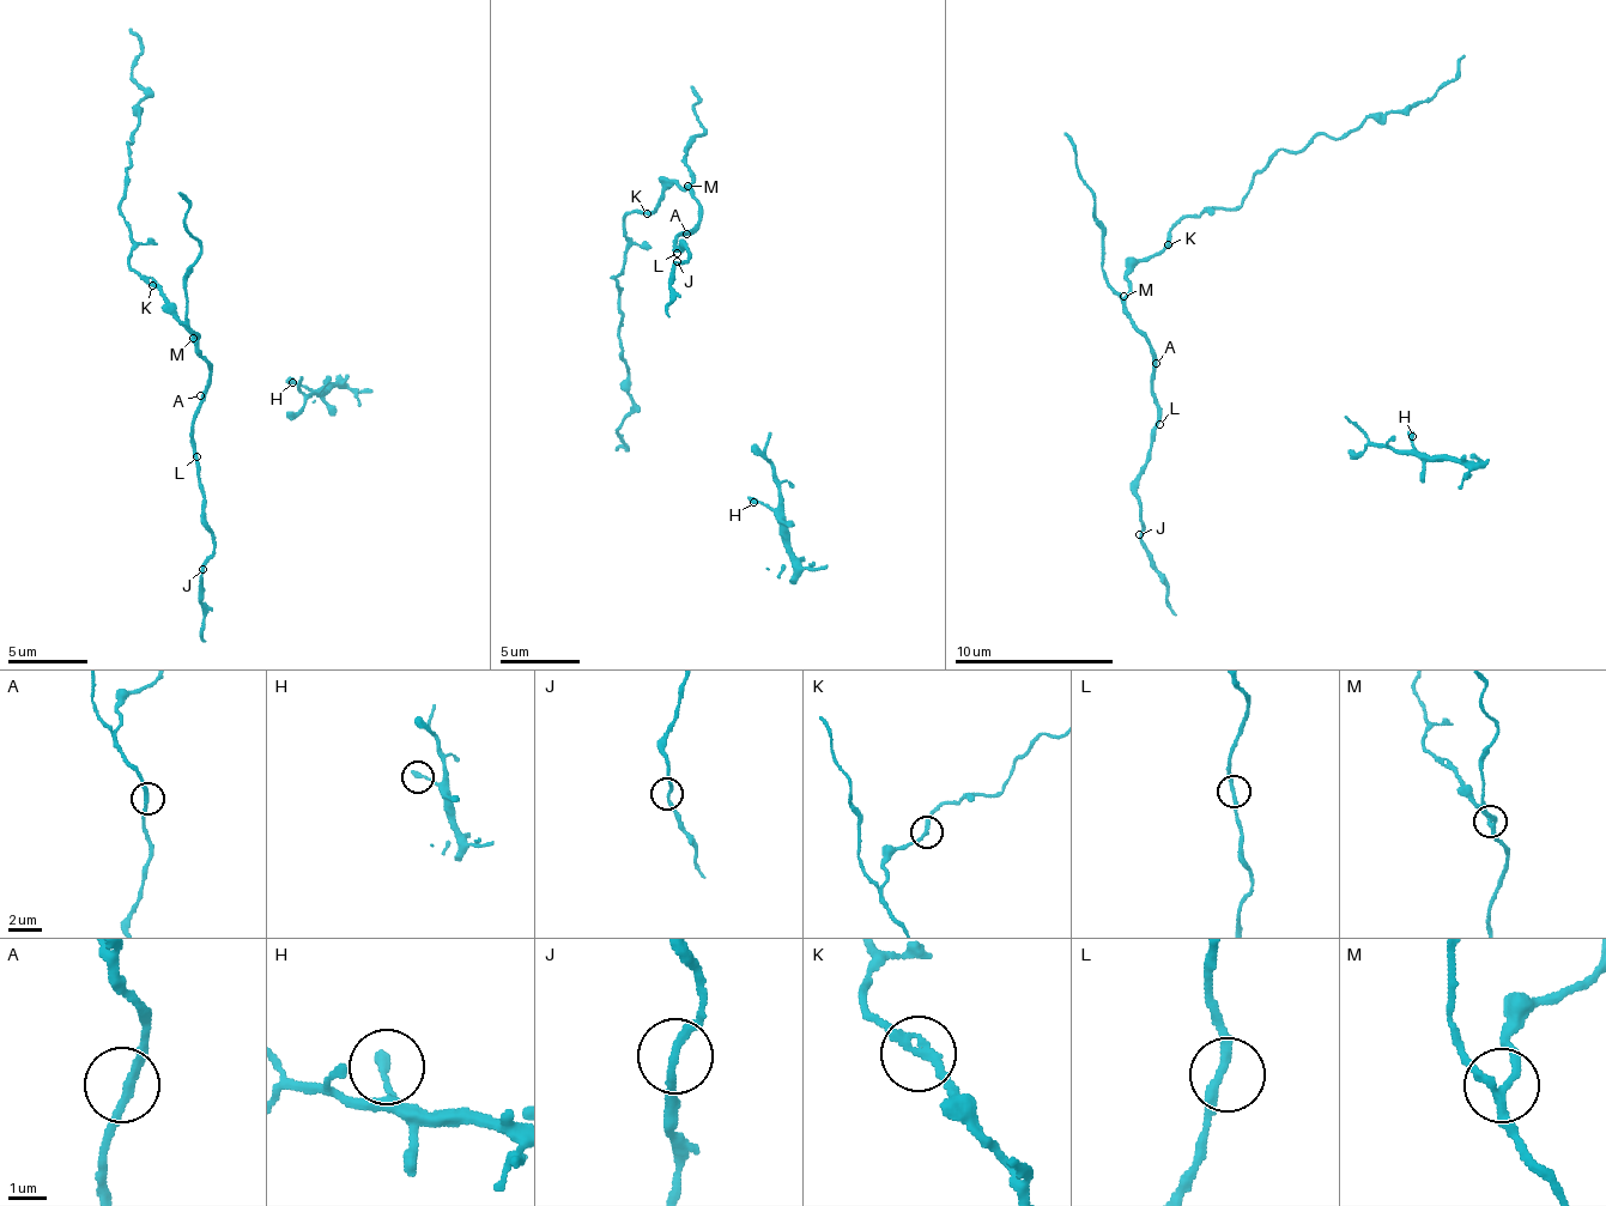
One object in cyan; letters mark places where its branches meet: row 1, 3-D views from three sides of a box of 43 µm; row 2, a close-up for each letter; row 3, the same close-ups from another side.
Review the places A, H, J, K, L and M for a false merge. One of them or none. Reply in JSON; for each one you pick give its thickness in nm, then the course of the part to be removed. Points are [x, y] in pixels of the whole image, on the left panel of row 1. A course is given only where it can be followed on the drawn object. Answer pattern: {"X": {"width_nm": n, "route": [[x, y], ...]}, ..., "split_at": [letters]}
{"split_at": []}

